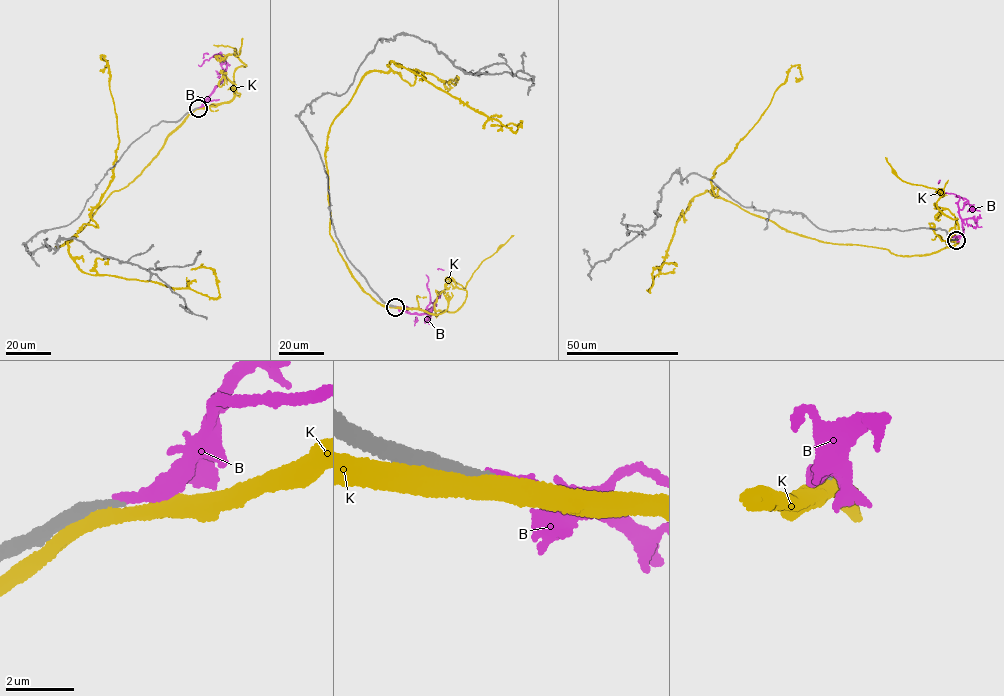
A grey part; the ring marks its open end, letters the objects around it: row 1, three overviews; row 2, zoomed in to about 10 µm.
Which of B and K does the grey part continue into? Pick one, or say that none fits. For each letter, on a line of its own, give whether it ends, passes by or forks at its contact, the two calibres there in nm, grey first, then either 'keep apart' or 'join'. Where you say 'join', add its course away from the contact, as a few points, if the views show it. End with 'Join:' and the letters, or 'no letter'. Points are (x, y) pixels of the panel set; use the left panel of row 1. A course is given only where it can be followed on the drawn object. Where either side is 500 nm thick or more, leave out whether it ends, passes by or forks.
B: it ends there; 200 nm thick on the grey side, 320 nm on the other; keep apart
K: it passes by; 400 nm thick on the grey side, 480 nm on the other; keep apart
Join: no letter

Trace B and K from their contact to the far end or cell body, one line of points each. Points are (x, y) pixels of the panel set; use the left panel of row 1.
B: (198, 107), (223, 79), (221, 56), (215, 54), (201, 65), (203, 54), (208, 54)
K: (195, 109), (54, 248), (98, 227), (92, 209), (112, 179), (119, 142), (103, 55), (99, 70)

